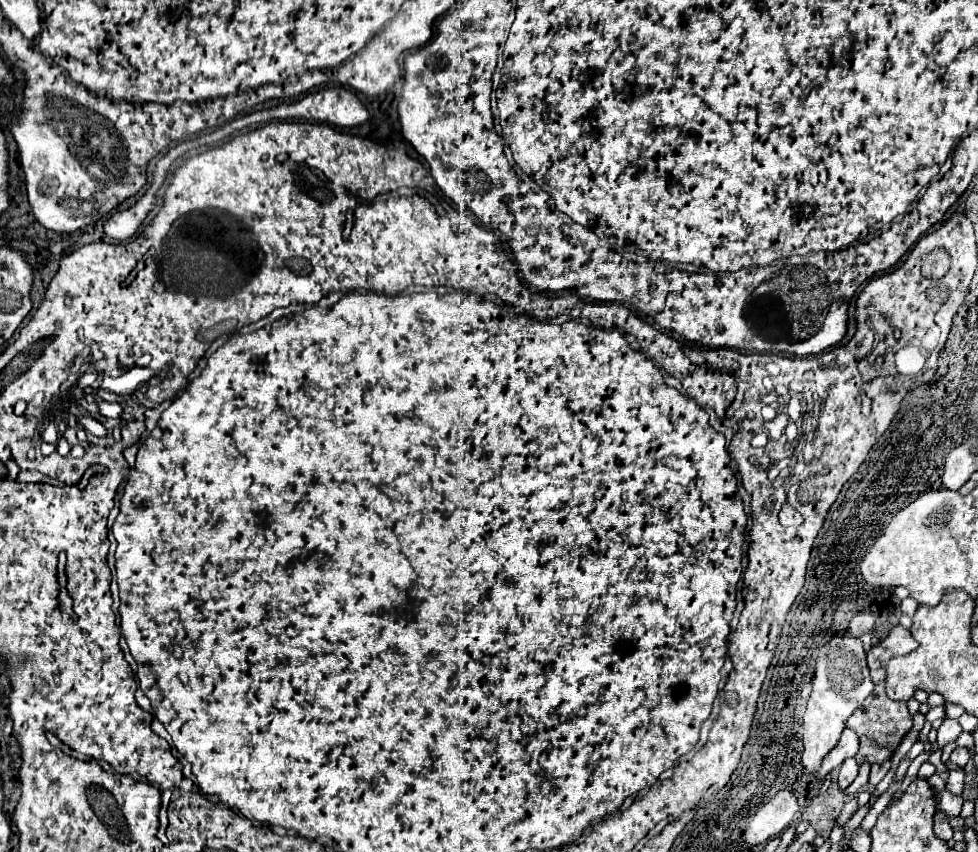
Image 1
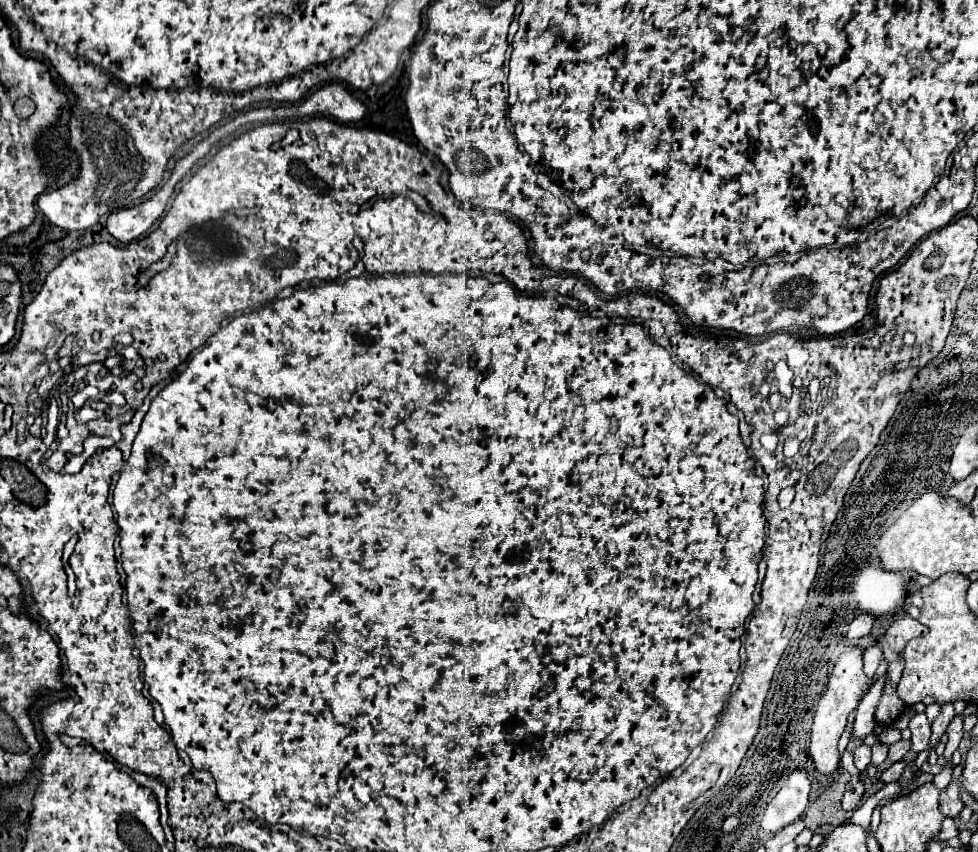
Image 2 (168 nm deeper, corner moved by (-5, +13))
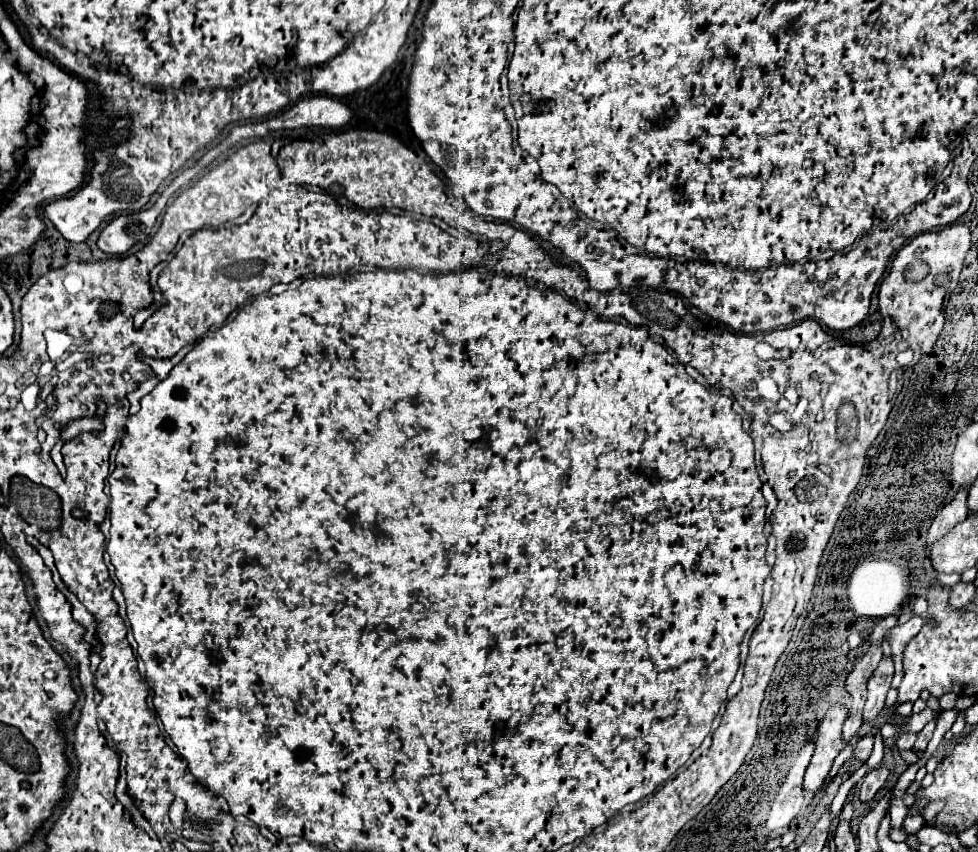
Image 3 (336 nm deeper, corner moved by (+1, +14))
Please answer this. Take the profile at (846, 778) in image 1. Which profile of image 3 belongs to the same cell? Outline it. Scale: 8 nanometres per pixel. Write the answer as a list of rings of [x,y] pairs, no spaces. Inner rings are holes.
[[[867,733],[865,737],[861,737],[857,741],[857,745],[855,745],[855,757],[865,763],[869,759],[871,751],[873,751],[873,733]]]

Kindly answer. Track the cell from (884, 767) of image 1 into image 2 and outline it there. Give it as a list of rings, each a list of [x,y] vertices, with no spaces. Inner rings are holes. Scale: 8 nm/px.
[[[899,740],[899,742],[895,742],[895,744],[889,746],[889,756],[887,758],[891,762],[897,762],[897,760],[901,760],[901,758],[907,756],[909,748],[911,748],[911,740]]]

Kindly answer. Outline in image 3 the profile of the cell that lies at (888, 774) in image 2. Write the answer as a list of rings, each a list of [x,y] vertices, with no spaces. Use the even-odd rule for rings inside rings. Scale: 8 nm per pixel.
[[[877,767],[877,769],[869,771],[865,775],[863,783],[859,785],[859,801],[861,803],[873,801],[877,797],[877,793],[881,791],[881,787],[885,785],[887,777],[889,777],[889,769],[885,769],[885,767]]]

